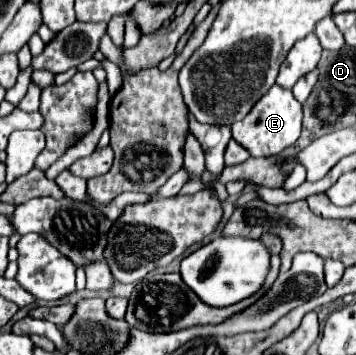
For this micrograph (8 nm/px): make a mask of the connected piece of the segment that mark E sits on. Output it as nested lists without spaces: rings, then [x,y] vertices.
[[[274,85],[268,95],[264,95],[256,107],[242,119],[232,123],[232,137],[250,151],[252,157],[274,157],[286,147],[294,145],[300,137],[300,125],[302,125],[302,105],[296,101],[292,91]]]

